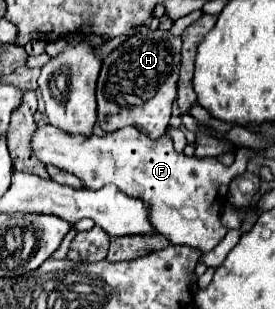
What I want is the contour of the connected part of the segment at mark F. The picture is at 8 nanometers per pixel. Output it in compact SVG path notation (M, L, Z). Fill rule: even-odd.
M53 125L39 127L35 133L35 155L45 165L55 165L75 173L87 189L101 189L107 183L117 185L129 197L141 199L149 211L149 221L157 233L171 241L171 245L189 245L201 253L211 251L227 233L221 223L221 211L227 203L227 189L231 179L245 173L249 159L247 149L235 153L235 163L225 167L215 157L185 157L173 149L171 135L151 141L135 127L125 127L103 137L71 135Z

